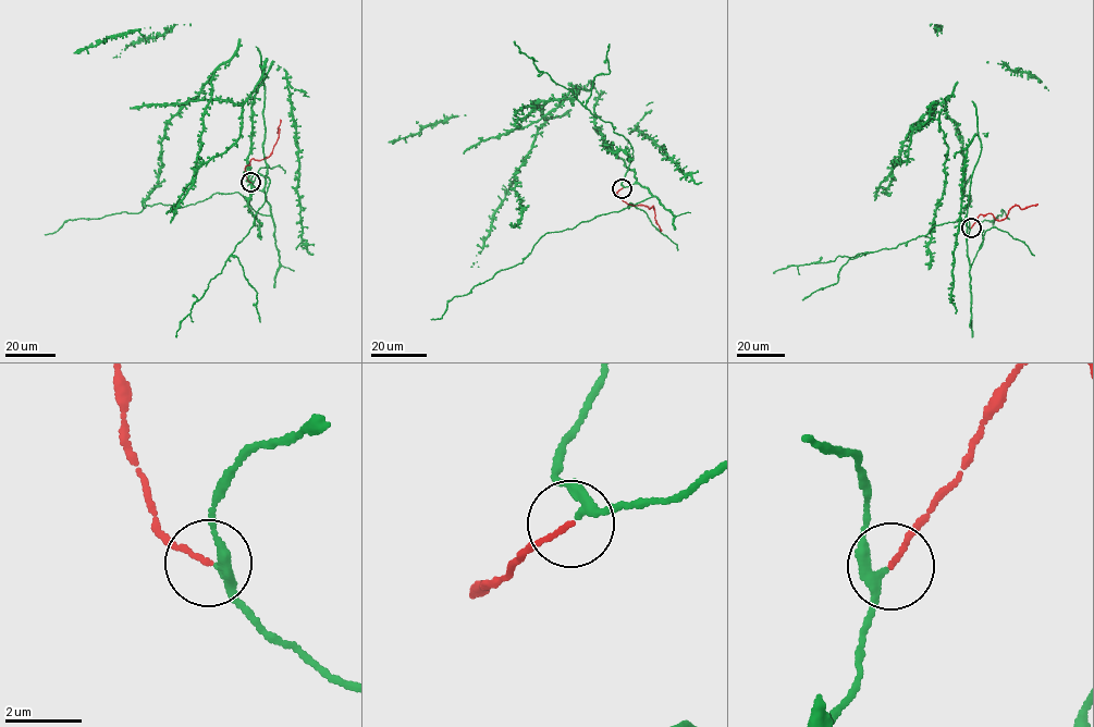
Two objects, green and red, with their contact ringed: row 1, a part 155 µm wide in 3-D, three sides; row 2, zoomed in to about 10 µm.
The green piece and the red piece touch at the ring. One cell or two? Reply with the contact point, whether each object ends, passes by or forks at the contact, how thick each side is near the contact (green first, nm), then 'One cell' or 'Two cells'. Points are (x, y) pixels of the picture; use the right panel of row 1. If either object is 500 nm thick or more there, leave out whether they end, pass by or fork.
Place: (971, 228). At the ring green passes by. At the ring red ends. Thickness 220 nm (green) against 120 nm. One cell

